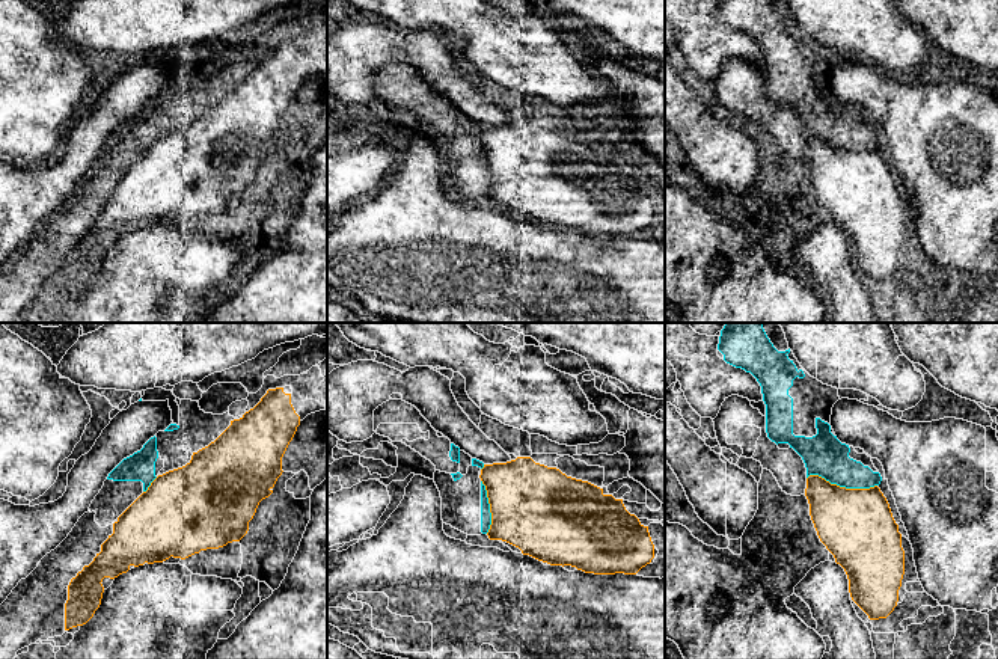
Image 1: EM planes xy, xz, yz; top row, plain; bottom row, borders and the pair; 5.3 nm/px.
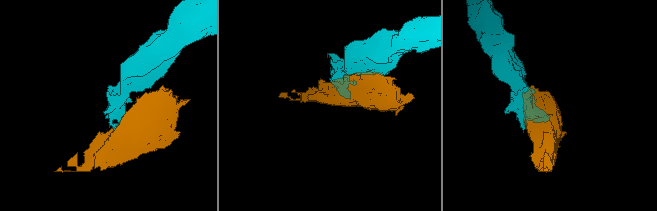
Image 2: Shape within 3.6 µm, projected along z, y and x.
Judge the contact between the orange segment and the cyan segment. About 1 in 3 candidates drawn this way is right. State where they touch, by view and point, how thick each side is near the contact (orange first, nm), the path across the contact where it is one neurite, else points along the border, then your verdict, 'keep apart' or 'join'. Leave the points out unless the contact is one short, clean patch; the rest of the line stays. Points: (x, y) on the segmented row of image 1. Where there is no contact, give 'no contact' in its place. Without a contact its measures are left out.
meets orange in yz at (841, 487); 400 nm thick on the orange side, 220 nm on the other; keep apart

